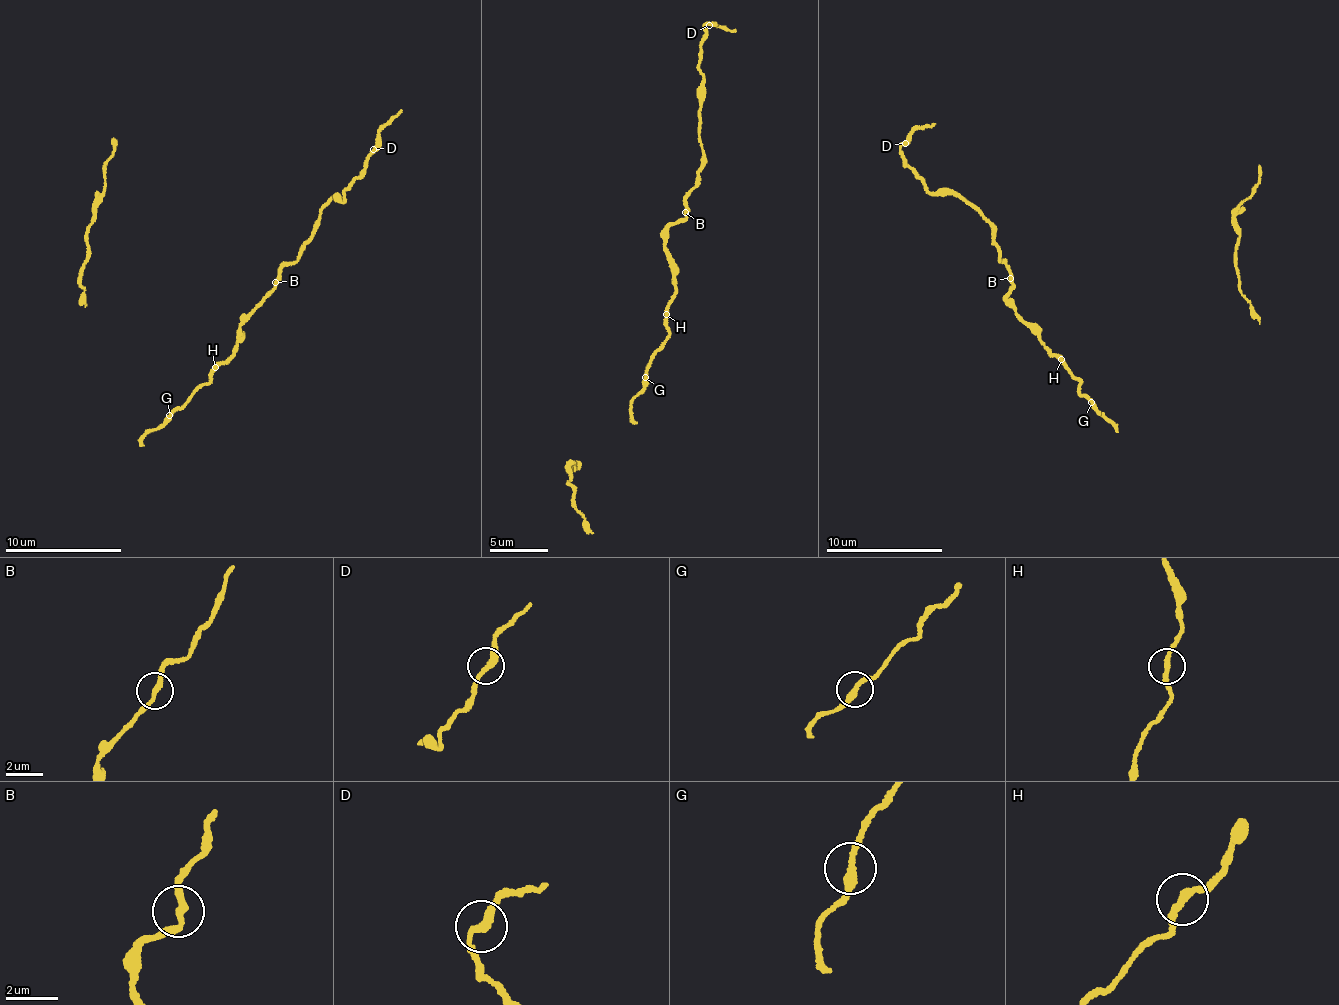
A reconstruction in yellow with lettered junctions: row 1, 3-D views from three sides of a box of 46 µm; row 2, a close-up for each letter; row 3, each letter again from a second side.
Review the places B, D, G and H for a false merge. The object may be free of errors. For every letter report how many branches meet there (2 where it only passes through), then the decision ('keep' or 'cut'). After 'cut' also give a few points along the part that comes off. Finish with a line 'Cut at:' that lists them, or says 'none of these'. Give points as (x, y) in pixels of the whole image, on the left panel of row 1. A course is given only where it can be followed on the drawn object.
B: 2 | keep
D: 2 | keep
G: 2 | keep
H: 2 | keep
Cut at: none of these

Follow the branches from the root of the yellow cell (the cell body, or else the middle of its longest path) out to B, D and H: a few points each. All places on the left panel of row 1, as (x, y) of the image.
B: (209, 379), (211, 369), (233, 353), (241, 319), (252, 313), (275, 288), (275, 282)
D: (209, 379), (233, 353), (241, 319), (275, 287), (279, 270), (296, 260), (325, 204), (343, 200), (373, 149)
H: (209, 379), (215, 367)

